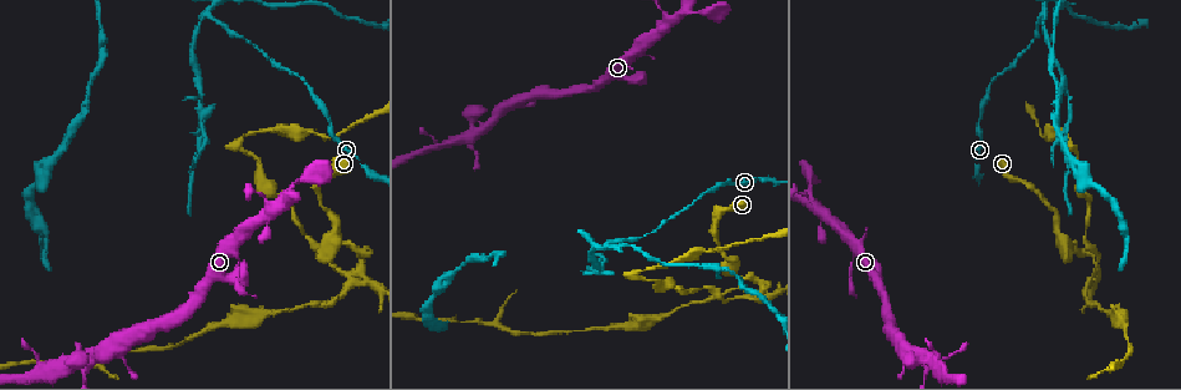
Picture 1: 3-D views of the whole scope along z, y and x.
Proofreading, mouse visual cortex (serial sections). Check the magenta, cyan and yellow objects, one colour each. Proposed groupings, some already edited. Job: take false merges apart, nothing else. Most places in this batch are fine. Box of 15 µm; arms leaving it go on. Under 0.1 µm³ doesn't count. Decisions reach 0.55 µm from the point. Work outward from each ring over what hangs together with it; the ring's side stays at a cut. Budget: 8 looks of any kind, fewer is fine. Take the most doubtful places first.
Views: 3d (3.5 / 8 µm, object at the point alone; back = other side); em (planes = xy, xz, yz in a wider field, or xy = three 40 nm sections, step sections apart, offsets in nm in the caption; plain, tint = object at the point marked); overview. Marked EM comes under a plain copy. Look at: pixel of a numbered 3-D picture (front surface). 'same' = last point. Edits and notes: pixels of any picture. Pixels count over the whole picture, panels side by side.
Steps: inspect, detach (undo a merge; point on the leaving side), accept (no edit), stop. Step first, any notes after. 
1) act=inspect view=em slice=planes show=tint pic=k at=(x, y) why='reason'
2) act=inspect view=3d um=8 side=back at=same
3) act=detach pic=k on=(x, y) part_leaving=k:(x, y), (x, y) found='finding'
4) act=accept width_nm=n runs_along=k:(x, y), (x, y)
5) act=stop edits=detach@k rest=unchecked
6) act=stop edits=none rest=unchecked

act=inspect view=3d um=8 pic=1 at=(209, 15) why='three arms meet'

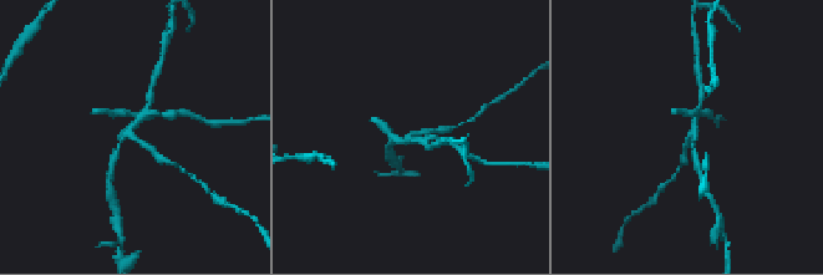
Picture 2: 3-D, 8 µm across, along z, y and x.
act=inspect view=em slice=xy step=1 show=tint pic=2 at=(689, 138) arms=3 arm_widths_nm=150,150,150

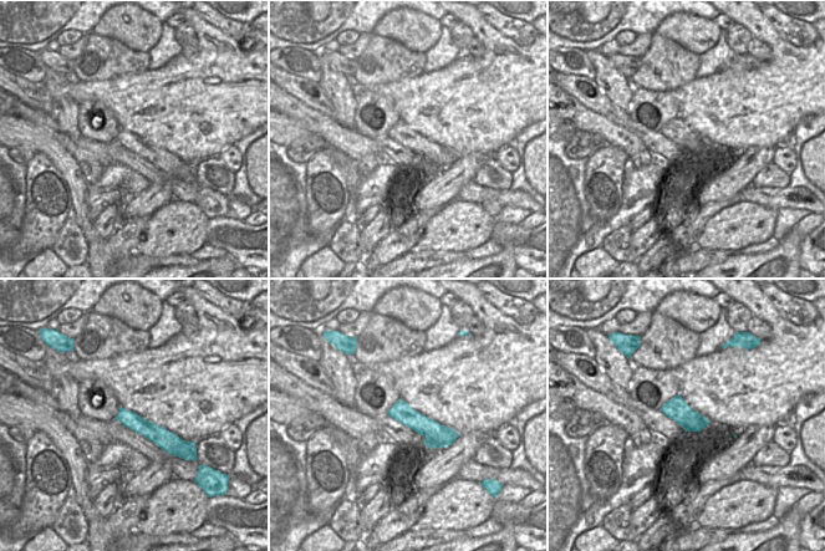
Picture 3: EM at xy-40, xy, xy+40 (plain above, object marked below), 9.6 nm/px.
act=detach pic=2 on=(145, 115) part_leaving=2:(132, 136), (138, 117), (167, 115) found='two cells meet here'

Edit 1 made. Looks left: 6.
act=inspect view=3d um=3.5 pic=1 at=(1066, 247)

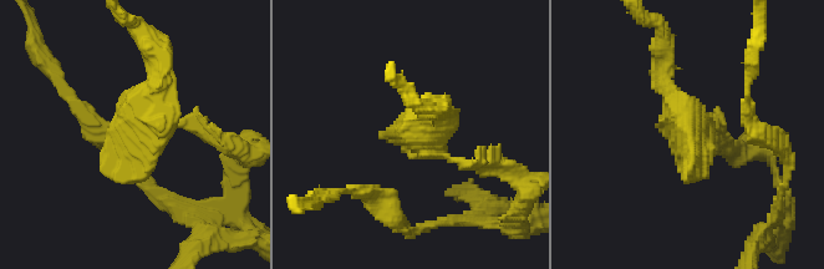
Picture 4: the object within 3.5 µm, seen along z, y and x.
act=inspect view=em slice=xy step=5 show=tint pic=4 at=(153, 123) why='shape alone is not enough'

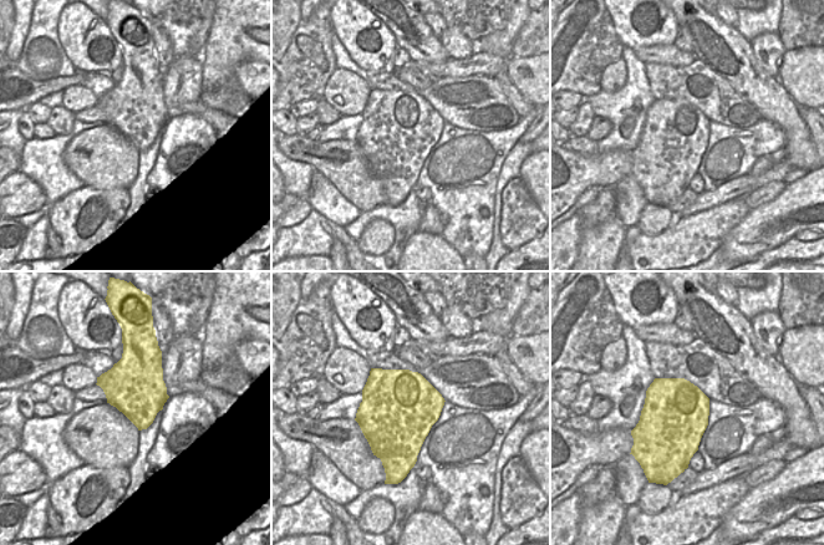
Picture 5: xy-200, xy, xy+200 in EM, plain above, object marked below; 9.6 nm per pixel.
act=accept runs_along=4:(151, 47), (151, 125), (189, 121), (217, 140) found='one cell here'

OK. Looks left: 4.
act=inspect view=3d um=3.5 pic=1 at=(1098, 266) why='four or more arms meet'

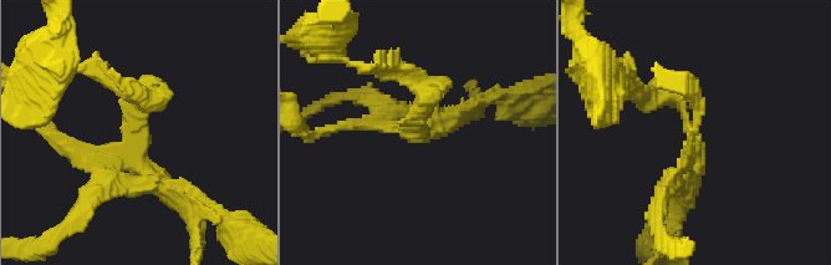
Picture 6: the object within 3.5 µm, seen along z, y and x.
act=inspect view=em slice=xy step=3 show=tint pic=6 at=(417, 132) arms=4 arm_widths_nm=200,200,200,250 why='now the EM'

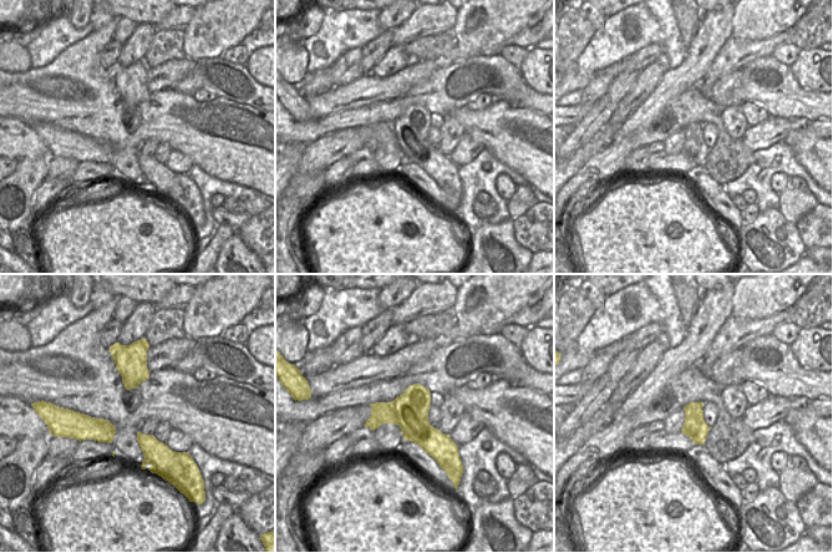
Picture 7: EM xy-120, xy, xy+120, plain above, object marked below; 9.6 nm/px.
act=detach pic=6 on=(80, 208) width_nm=360 part_leaving=6:(142, 184), (101, 188), (42, 245) found='two cells meet here'

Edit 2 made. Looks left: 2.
act=stop edits=detach@2,detach@6 rest=unchecked

